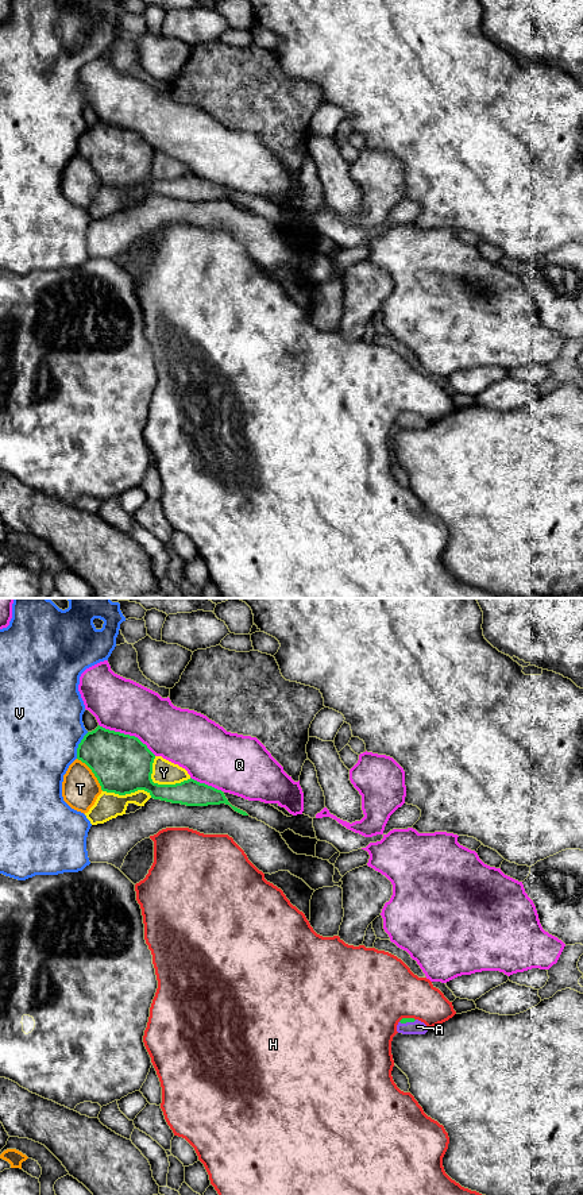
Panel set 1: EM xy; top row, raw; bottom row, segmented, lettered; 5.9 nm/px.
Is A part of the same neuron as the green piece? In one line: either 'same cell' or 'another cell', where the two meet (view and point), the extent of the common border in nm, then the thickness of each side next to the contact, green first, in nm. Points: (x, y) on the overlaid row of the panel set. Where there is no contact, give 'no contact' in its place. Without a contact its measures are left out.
same cell | xy (408, 1021) | 110 nm | 30/80 nm

